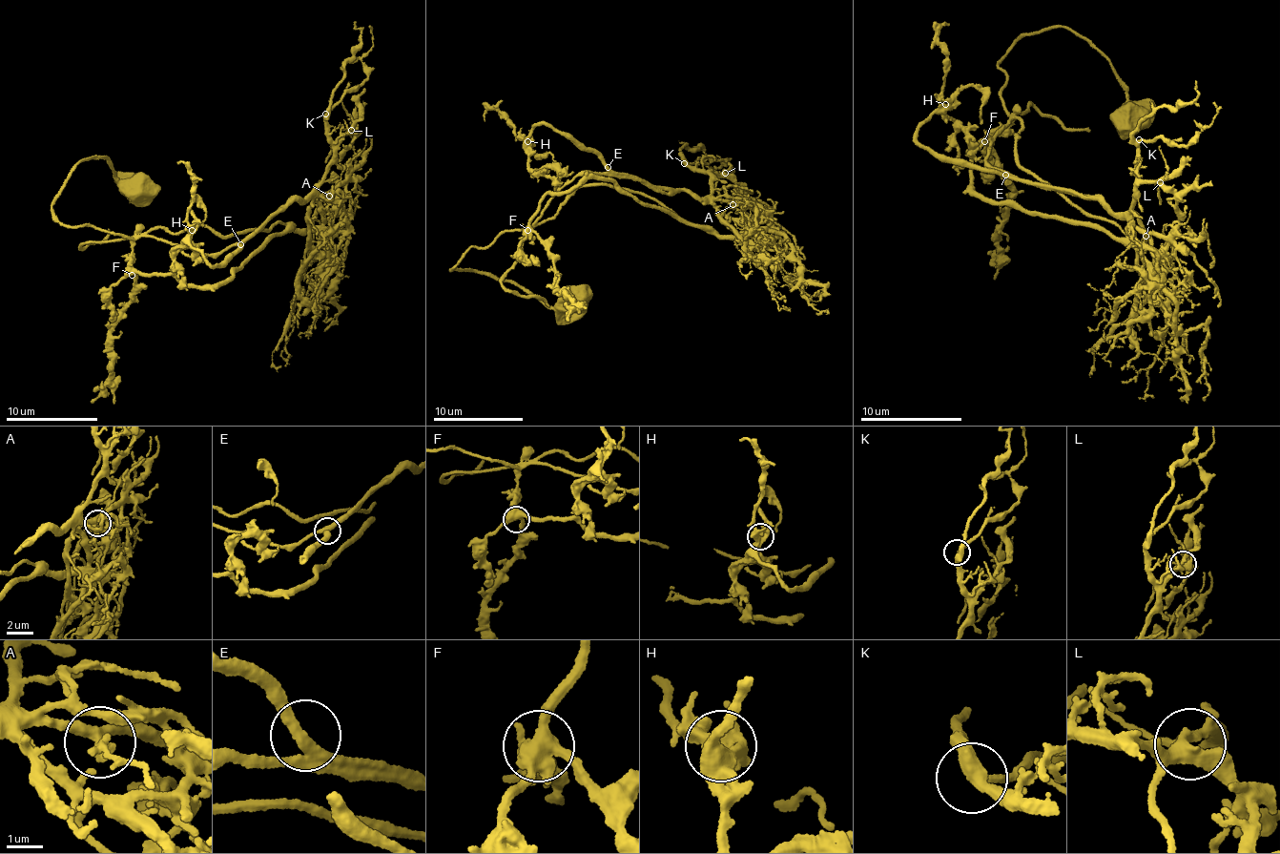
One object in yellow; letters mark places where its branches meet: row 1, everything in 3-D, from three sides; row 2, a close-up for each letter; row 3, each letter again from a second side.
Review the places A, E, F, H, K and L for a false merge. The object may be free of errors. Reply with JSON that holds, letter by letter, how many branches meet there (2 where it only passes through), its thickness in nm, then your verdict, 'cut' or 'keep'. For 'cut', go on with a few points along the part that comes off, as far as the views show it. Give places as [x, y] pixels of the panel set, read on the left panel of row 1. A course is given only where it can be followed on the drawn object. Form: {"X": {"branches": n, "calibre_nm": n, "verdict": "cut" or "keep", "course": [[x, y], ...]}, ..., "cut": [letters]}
{"A": {"branches": 3, "calibre_nm": 280, "verdict": "cut", "course": [[330, 196], [298, 199], [269, 214], [252, 235], [208, 256], [135, 234], [80, 246], [103, 241], [108, 228]]}, "E": {"branches": 3, "calibre_nm": 300, "verdict": "keep"}, "F": {"branches": 5, "calibre_nm": 460, "verdict": "keep"}, "H": {"branches": 3, "calibre_nm": 400, "verdict": "keep"}, "K": {"branches": 3, "calibre_nm": 320, "verdict": "keep"}, "L": {"branches": 3, "calibre_nm": 360, "verdict": "keep"}, "cut": ["A"]}

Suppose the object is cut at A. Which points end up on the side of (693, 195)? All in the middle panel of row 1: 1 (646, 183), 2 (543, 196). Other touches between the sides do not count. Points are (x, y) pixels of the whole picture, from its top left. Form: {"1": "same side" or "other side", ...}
{"1": "same side", "2": "other side"}

